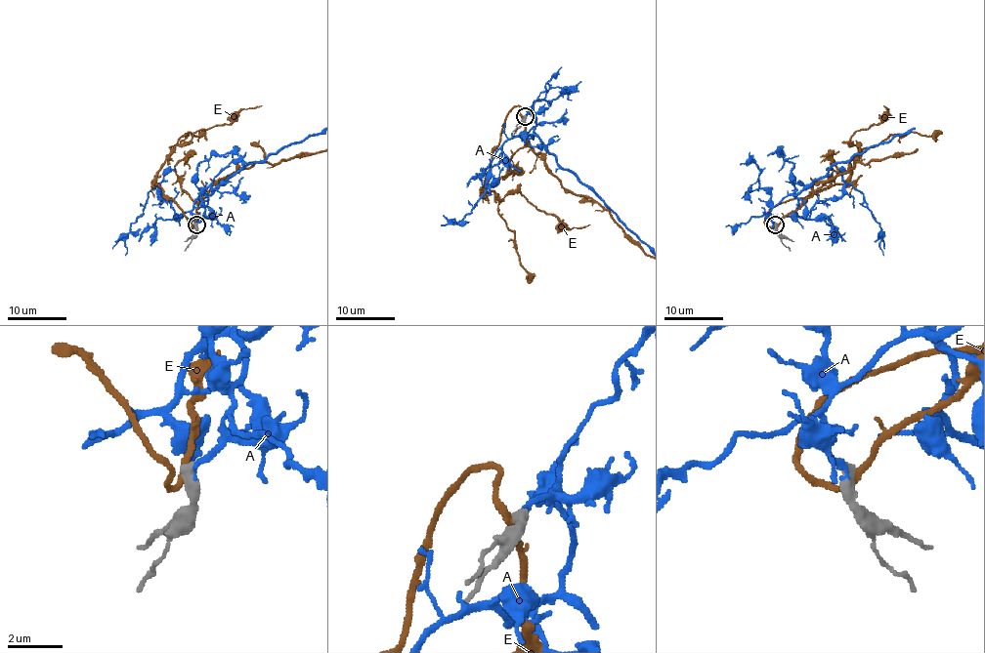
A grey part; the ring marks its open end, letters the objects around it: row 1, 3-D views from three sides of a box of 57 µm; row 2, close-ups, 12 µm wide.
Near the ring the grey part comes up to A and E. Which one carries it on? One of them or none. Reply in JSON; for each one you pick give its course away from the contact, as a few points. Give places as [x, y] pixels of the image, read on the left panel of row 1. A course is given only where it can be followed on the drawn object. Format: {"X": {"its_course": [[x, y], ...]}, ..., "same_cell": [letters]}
{"same_cell": ["A"]}

